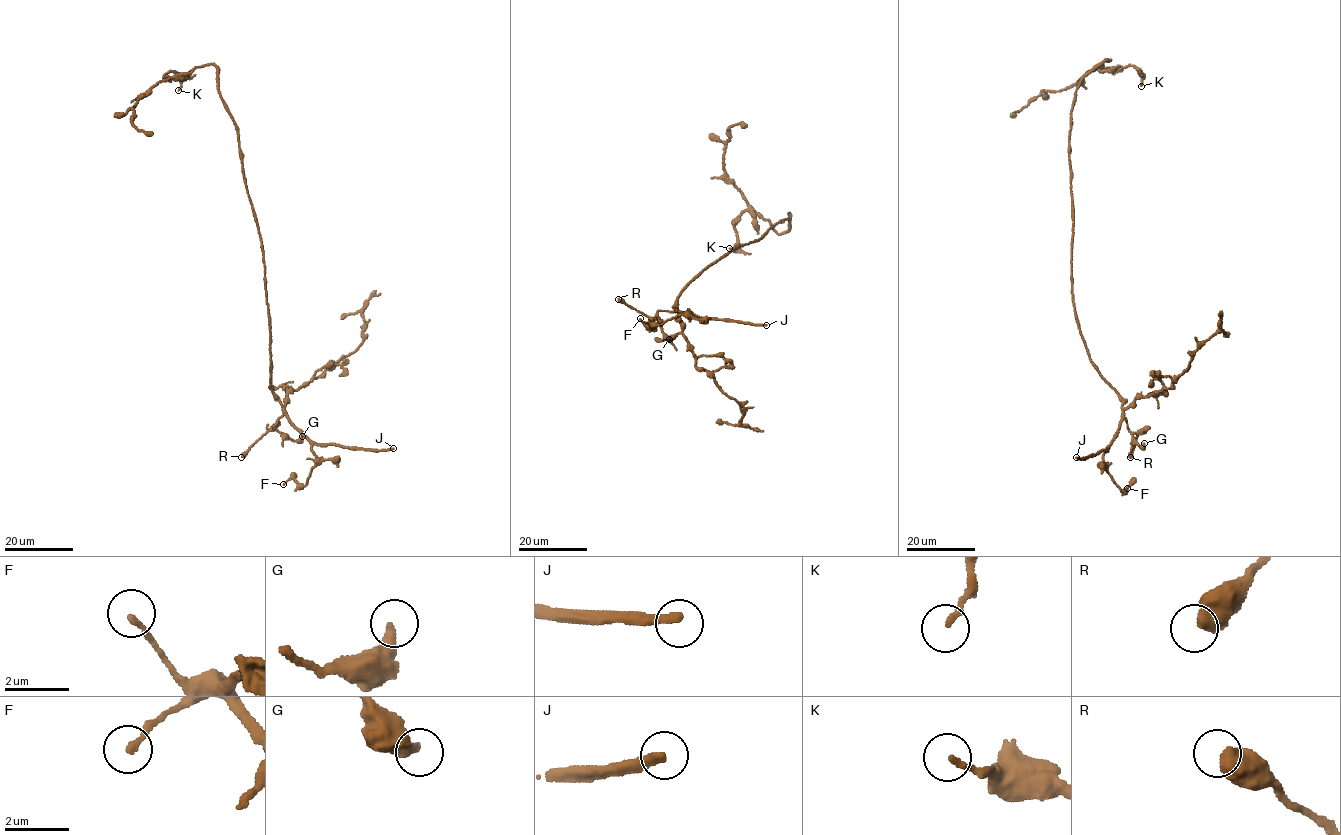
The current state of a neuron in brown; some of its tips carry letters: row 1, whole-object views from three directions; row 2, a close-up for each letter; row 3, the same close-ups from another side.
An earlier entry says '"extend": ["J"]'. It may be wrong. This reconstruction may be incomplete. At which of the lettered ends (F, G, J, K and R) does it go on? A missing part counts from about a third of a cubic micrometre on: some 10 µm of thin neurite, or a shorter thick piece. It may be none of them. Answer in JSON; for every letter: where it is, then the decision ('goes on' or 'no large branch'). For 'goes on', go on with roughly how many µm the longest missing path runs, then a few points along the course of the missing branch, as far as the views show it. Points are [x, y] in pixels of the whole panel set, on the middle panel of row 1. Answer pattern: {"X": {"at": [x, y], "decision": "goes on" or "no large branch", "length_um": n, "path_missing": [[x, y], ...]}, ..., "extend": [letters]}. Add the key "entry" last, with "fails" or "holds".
{"F": {"at": [640, 318], "decision": "no large branch"}, "G": {"at": [669, 339], "decision": "no large branch"}, "J": {"at": [766, 325], "decision": "goes on", "length_um": 150}, "K": {"at": [729, 248], "decision": "no large branch"}, "R": {"at": [618, 299], "decision": "no large branch"}, "extend": ["J"], "entry": "holds"}

